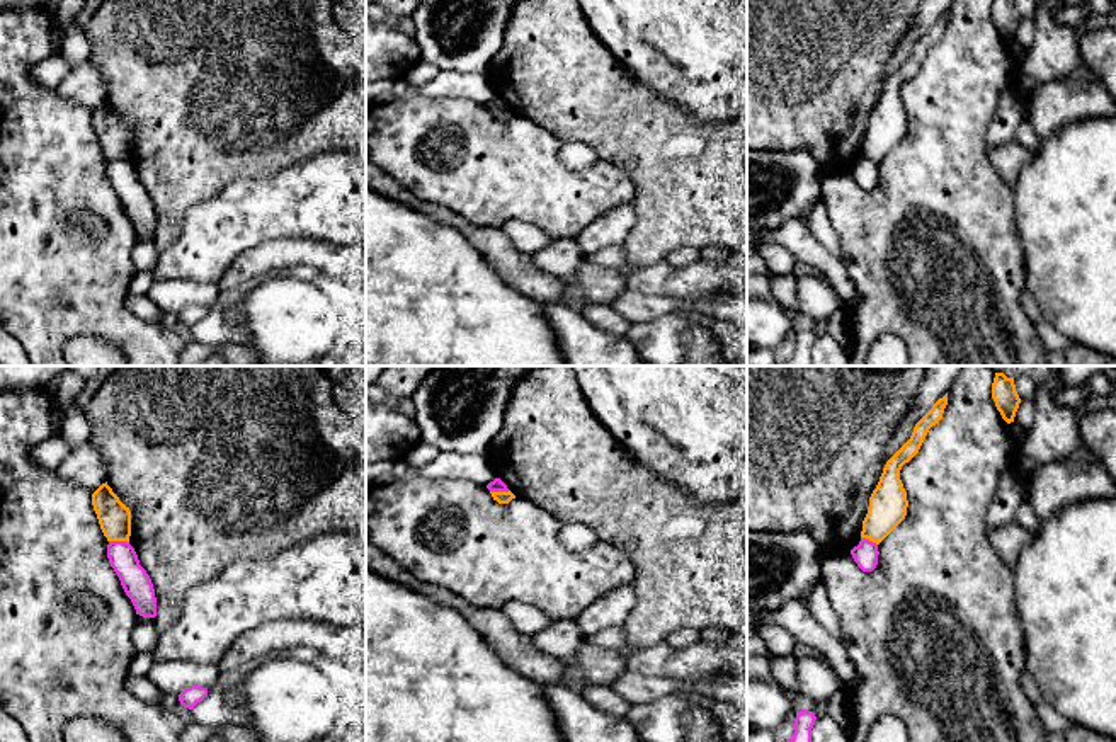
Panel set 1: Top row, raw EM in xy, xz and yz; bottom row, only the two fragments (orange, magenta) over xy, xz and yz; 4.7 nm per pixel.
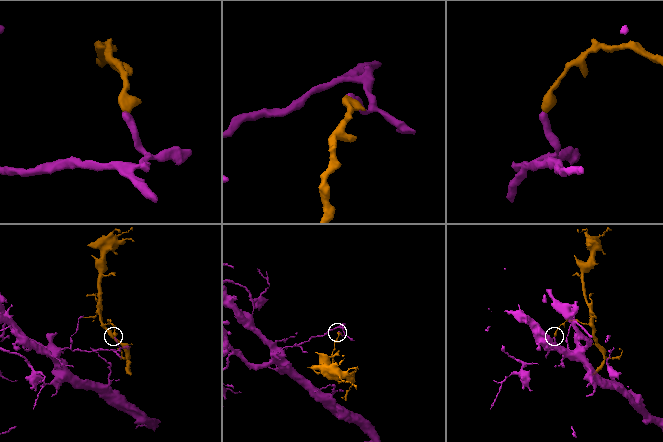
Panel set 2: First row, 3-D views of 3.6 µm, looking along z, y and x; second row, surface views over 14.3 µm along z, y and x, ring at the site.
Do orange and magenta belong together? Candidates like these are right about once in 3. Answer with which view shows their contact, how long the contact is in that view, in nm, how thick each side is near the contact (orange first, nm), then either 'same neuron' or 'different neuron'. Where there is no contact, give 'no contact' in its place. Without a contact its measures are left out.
meets orange in xy; contact 100 nm long; 160 nm thick on the orange side, 140 nm on the other; different neuron

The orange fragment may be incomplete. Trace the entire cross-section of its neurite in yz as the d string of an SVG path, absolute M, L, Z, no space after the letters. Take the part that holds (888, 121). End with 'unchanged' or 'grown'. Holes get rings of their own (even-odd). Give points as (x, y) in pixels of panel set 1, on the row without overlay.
M948 12L915 43L910 58L886 80L869 116L861 157L880 163L905 138L908 119L900 99L900 88L919 71L929 48L942 37L946 24Z | unchanged

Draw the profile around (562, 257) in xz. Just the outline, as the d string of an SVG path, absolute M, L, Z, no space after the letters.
M573 238L553 240L531 257L539 269L560 277L567 284L561 305L577 311L587 305L582 289L575 284L577 269L585 257Z

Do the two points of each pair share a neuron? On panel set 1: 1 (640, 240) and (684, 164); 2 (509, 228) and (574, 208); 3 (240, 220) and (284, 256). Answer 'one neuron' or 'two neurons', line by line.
1: one neuron
2: two neurons
3: two neurons

